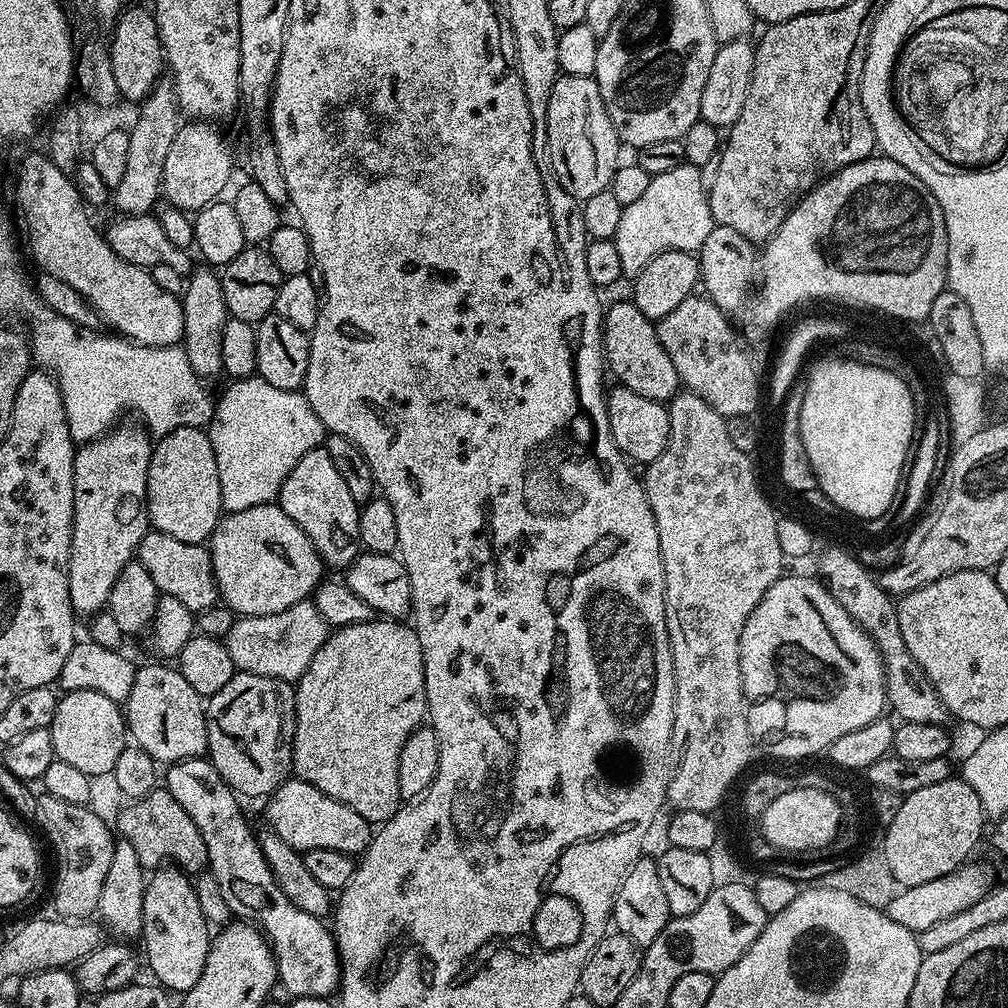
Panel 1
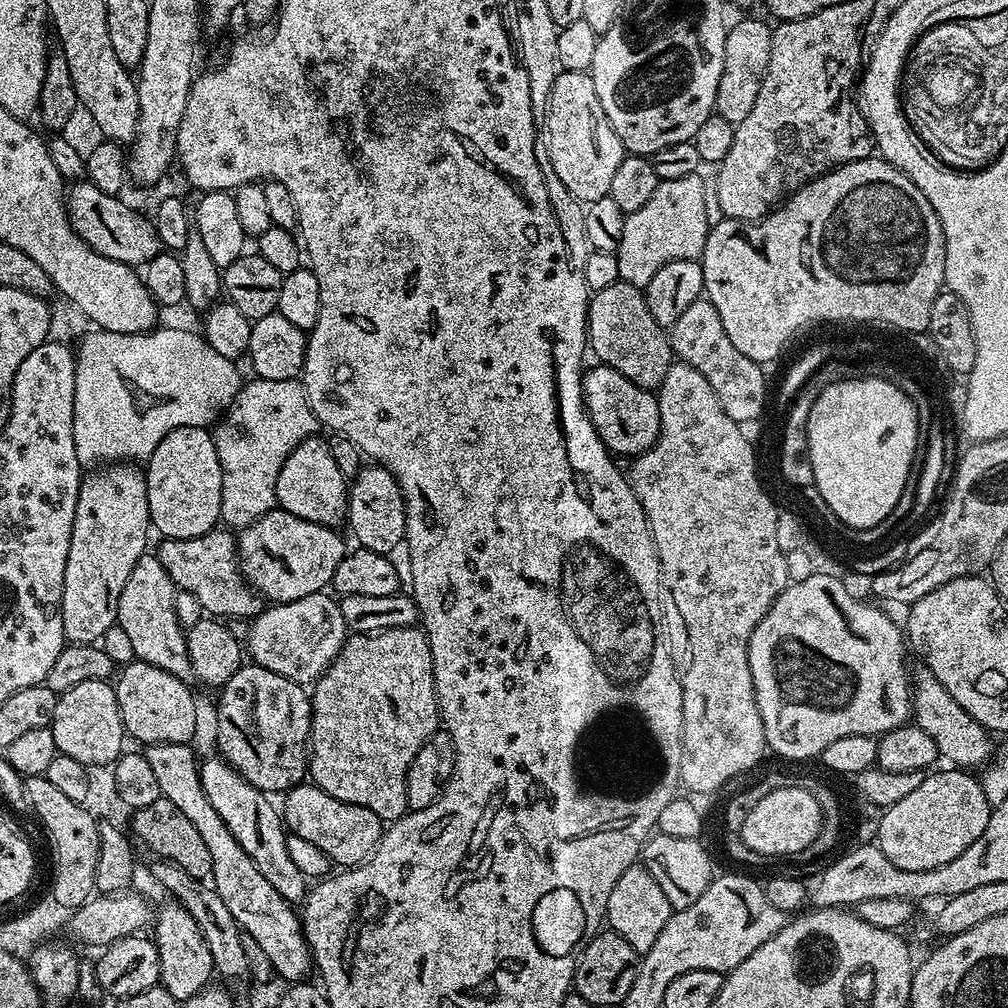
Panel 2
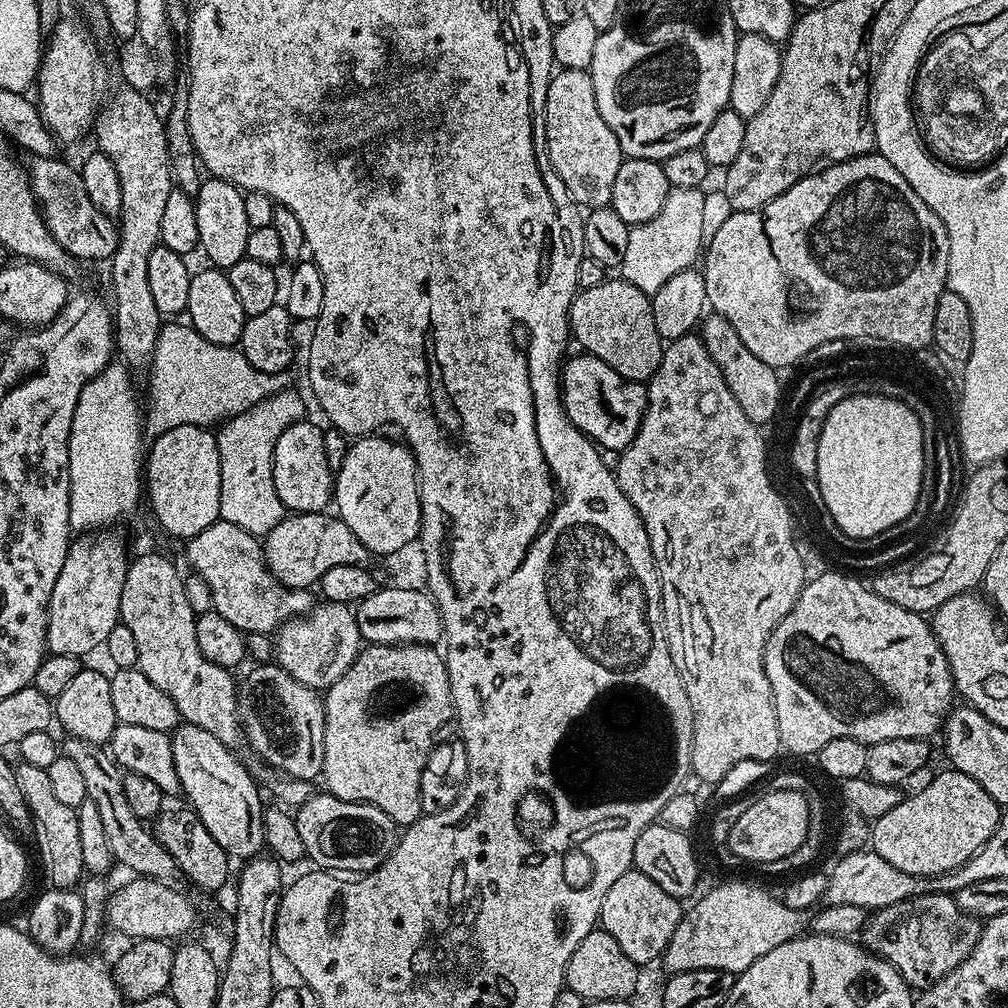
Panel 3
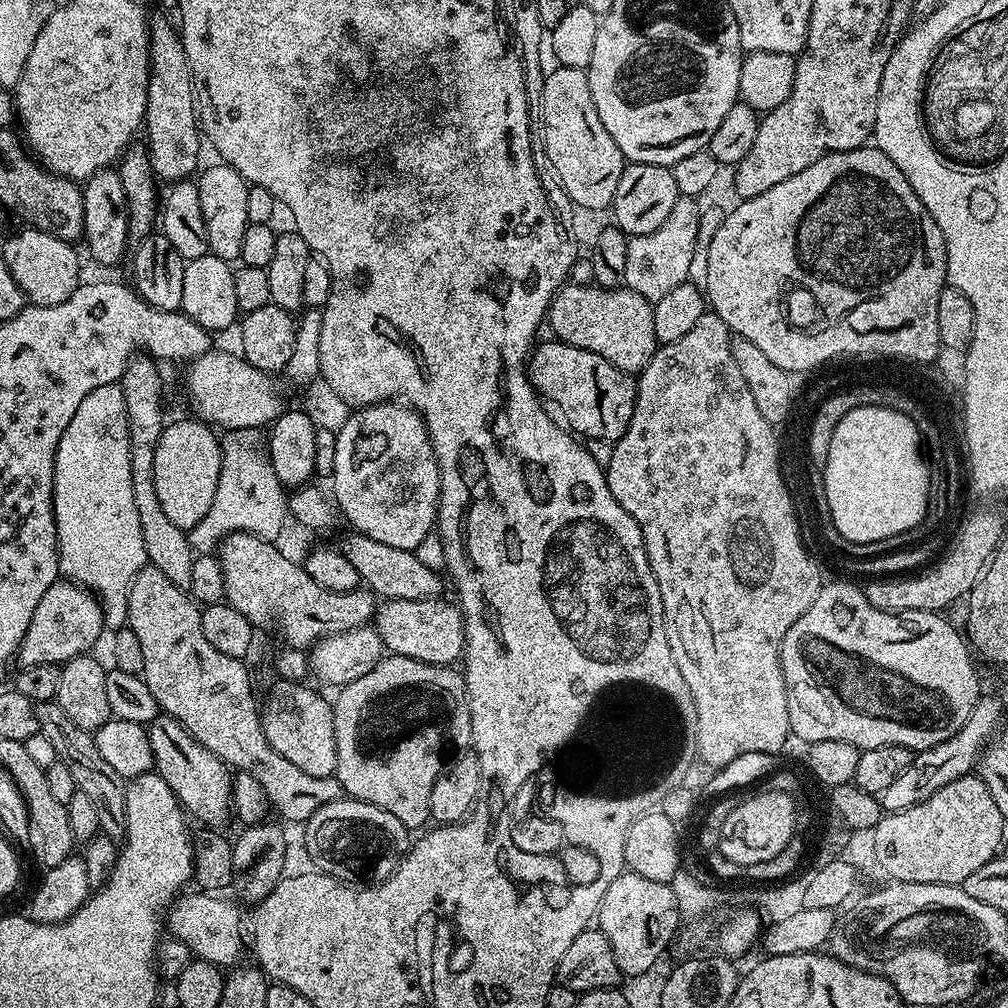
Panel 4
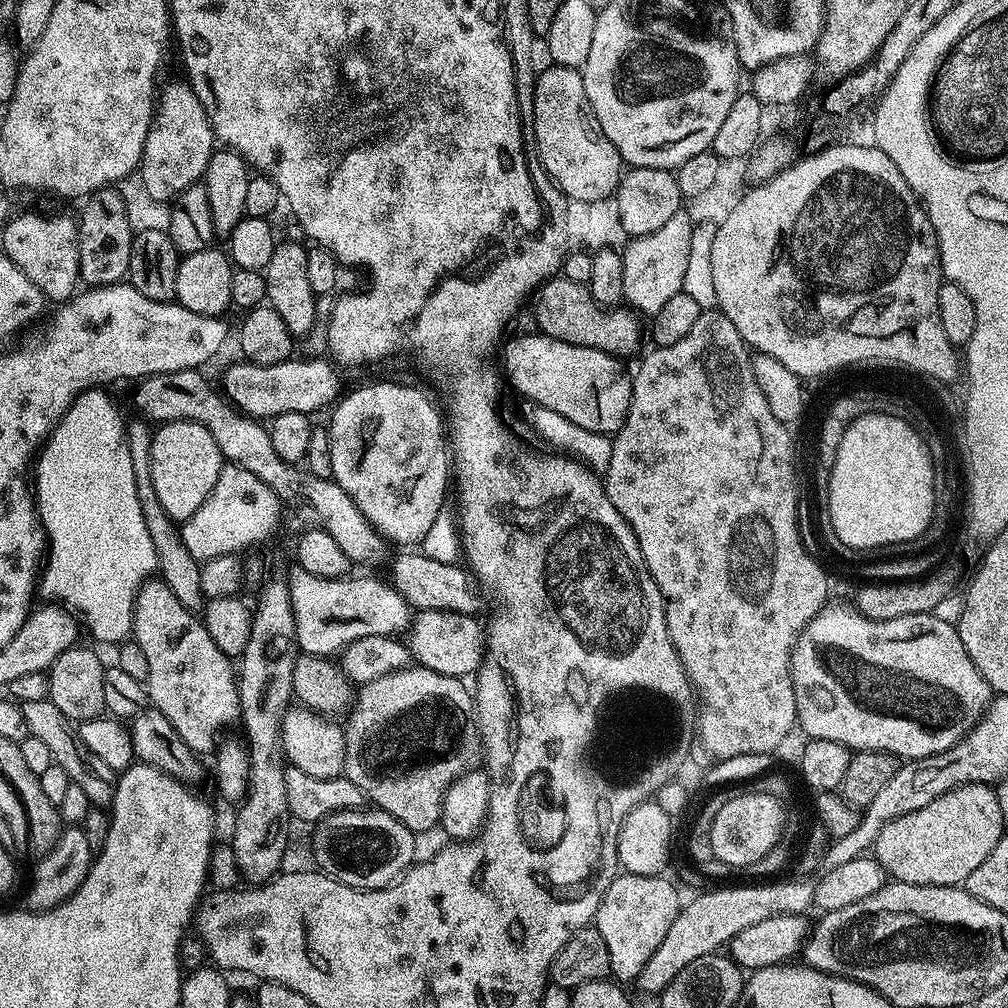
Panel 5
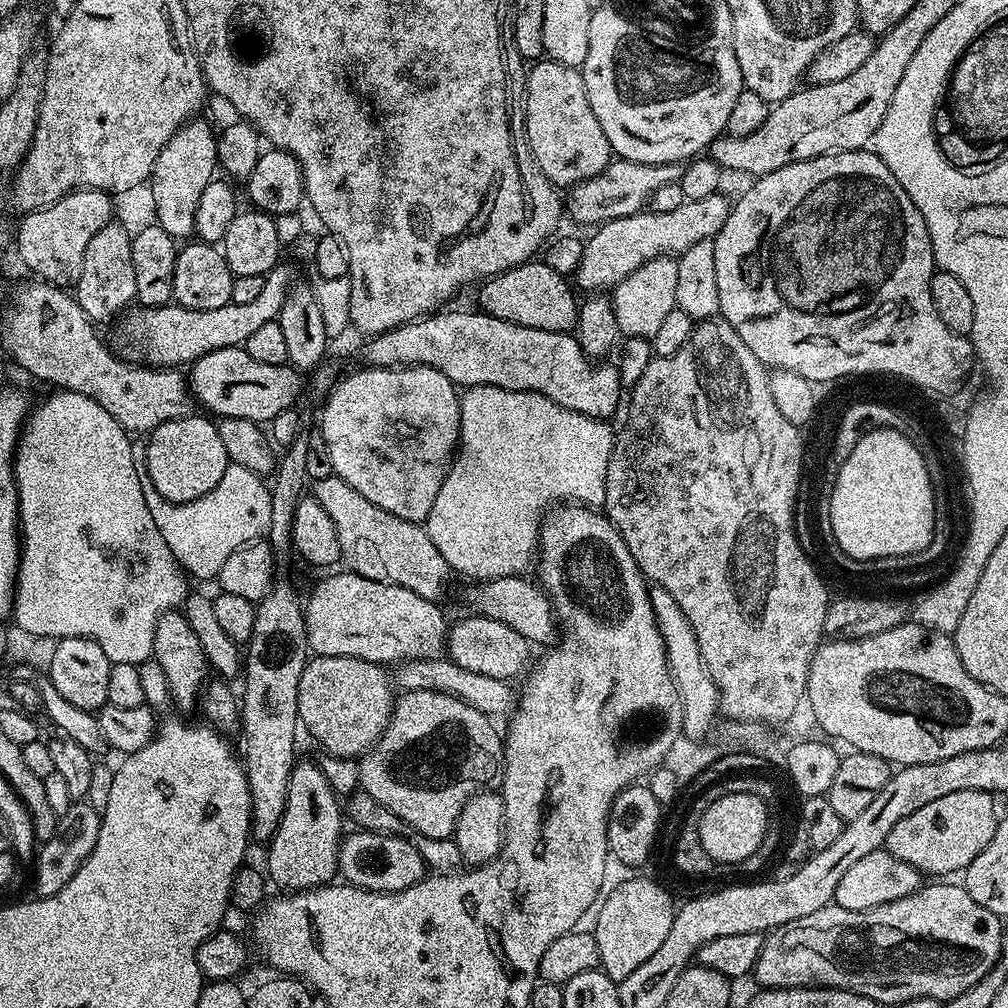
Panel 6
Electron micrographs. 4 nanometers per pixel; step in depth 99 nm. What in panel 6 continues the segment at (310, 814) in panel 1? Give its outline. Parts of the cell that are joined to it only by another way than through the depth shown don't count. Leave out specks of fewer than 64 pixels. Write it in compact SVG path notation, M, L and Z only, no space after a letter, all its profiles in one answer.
M363 830L350 832L340 841L338 865L339 875L347 883L356 888L365 888L367 892L401 892L424 879L426 865L422 854L418 854L415 843L411 839Z

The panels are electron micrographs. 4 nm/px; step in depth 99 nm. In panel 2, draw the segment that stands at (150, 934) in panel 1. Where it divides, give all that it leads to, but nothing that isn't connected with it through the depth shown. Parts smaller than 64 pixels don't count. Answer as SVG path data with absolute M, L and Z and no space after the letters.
M169 902L160 908L160 913L155 913L156 944L158 958L160 959L160 979L159 983L168 991L177 1002L183 1002L194 998L204 988L209 987L213 979L214 971L210 950L199 932L198 923L195 922L191 914L188 913L183 905L177 902Z

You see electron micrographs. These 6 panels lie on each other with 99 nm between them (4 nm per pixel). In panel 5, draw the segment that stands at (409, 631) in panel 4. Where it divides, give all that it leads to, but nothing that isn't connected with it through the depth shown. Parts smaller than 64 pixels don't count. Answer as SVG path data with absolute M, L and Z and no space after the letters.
M430 610L429 612L417 611L414 621L410 626L410 651L414 657L415 663L422 668L429 668L438 674L447 676L459 676L468 678L468 675L479 673L485 662L486 653L486 628L479 624L476 616L467 616L457 612L439 612Z

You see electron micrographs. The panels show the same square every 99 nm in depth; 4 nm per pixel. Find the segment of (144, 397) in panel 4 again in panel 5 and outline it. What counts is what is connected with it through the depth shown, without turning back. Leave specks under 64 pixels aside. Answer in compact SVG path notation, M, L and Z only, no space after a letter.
M129 419L126 424L126 447L130 450L130 462L134 462L134 482L138 490L138 502L146 518L146 530L150 530L150 538L154 538L154 548L159 558L159 573L164 584L170 586L170 590L174 590L174 598L178 598L178 602L182 602L186 610L203 613L206 597L202 590L201 561L195 560L190 550L186 550L179 527L168 517L166 510L162 510L162 502L158 502L158 494L154 494L154 478L150 478L152 432L143 419L135 419Z

